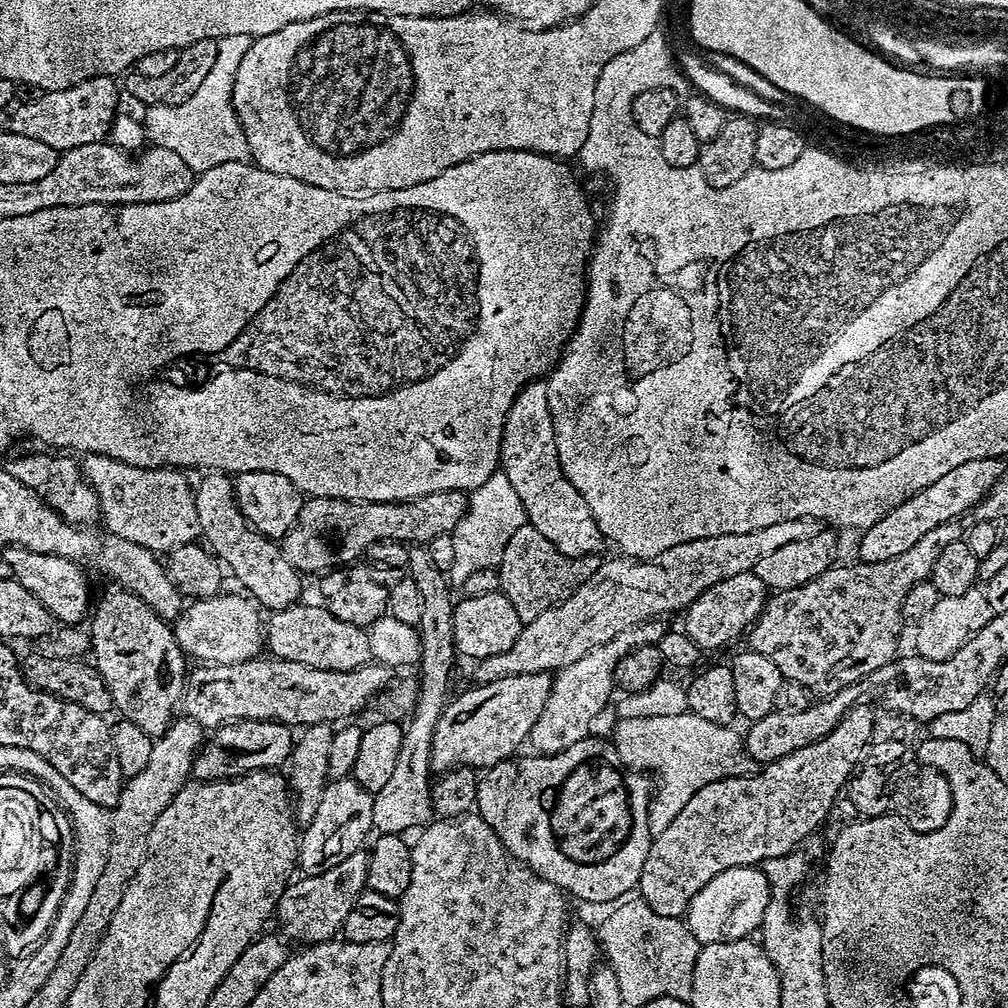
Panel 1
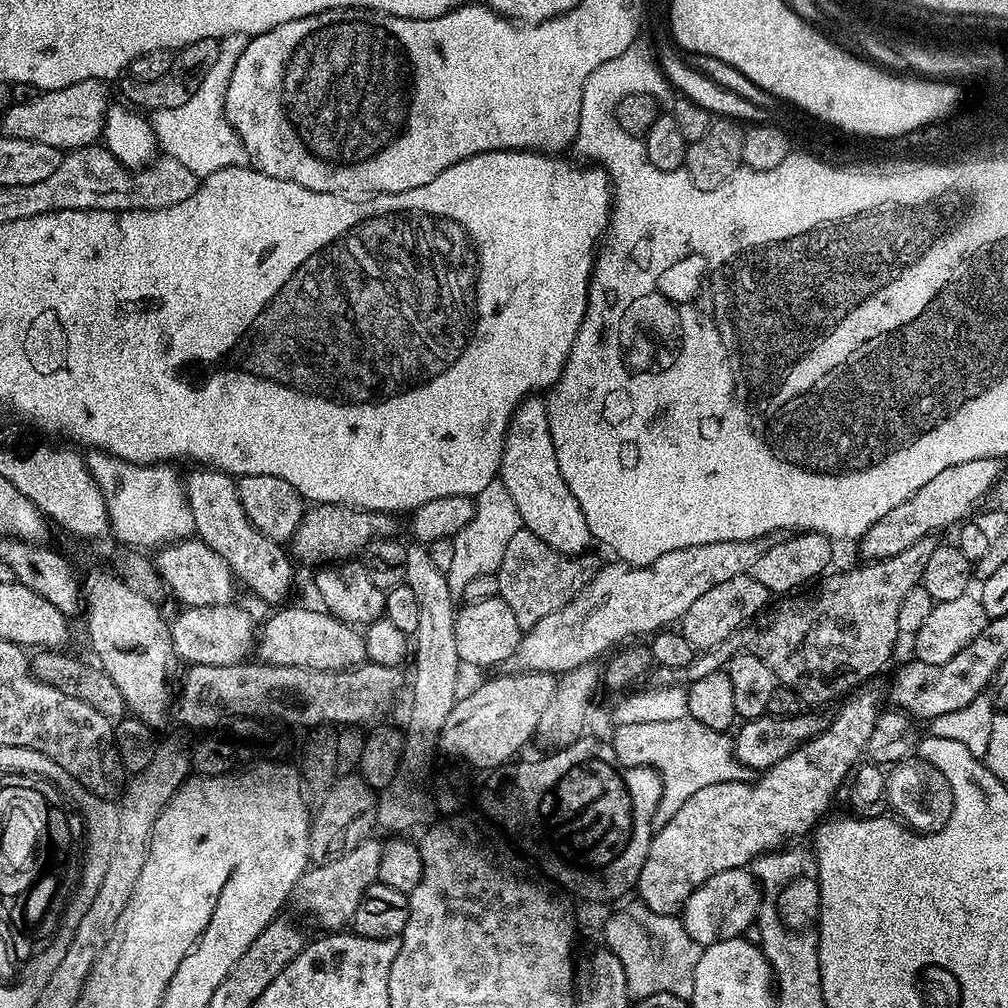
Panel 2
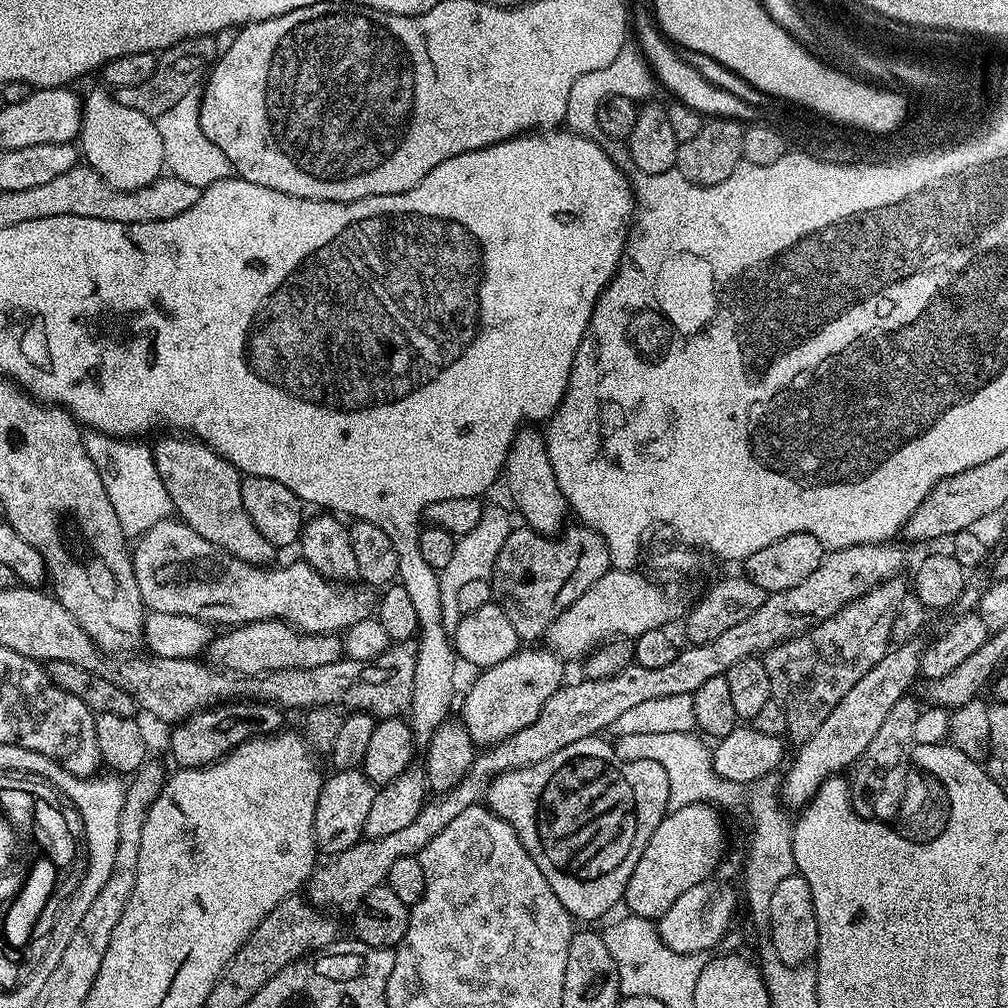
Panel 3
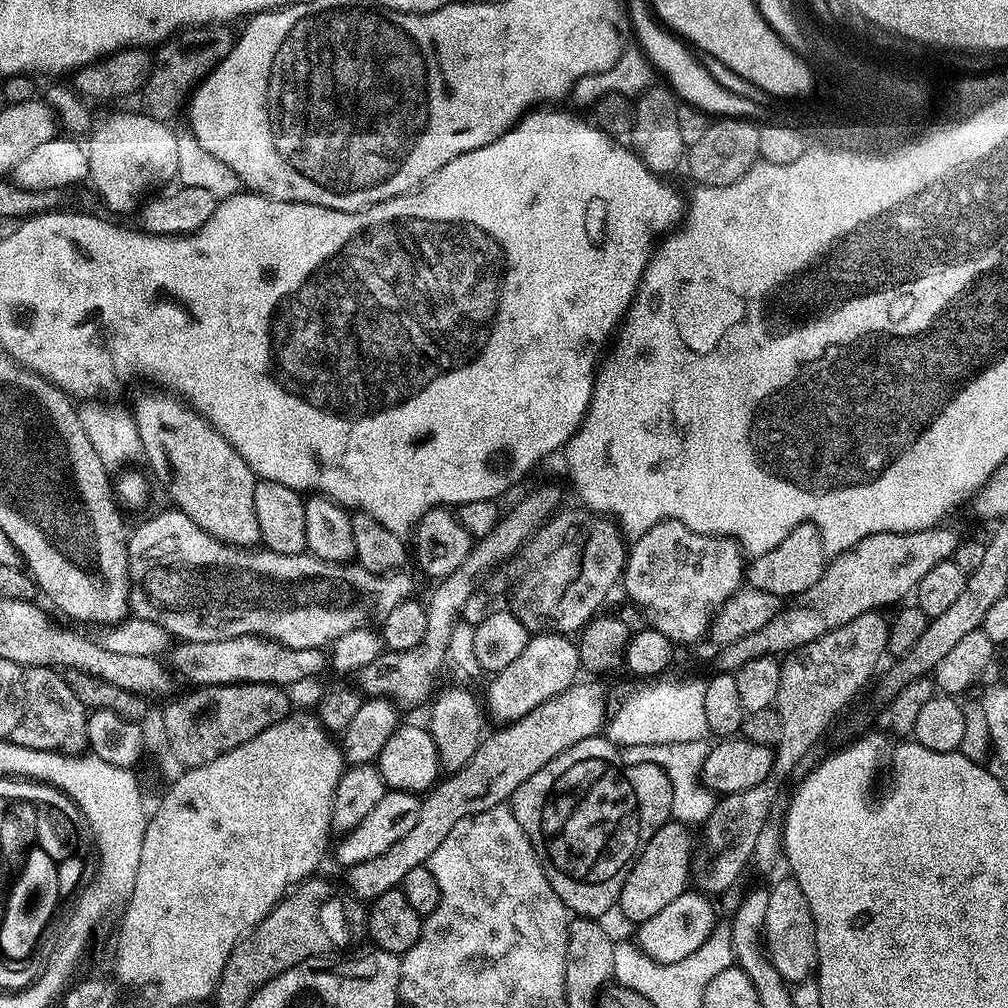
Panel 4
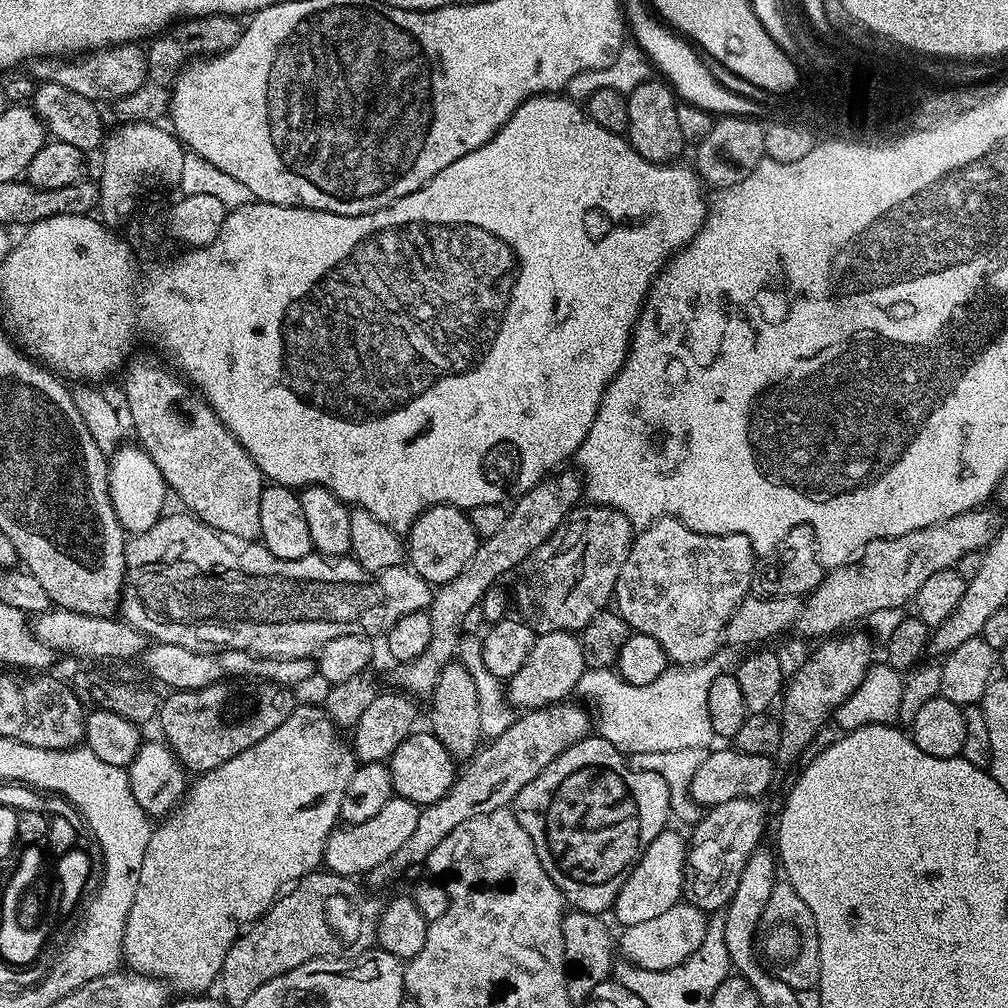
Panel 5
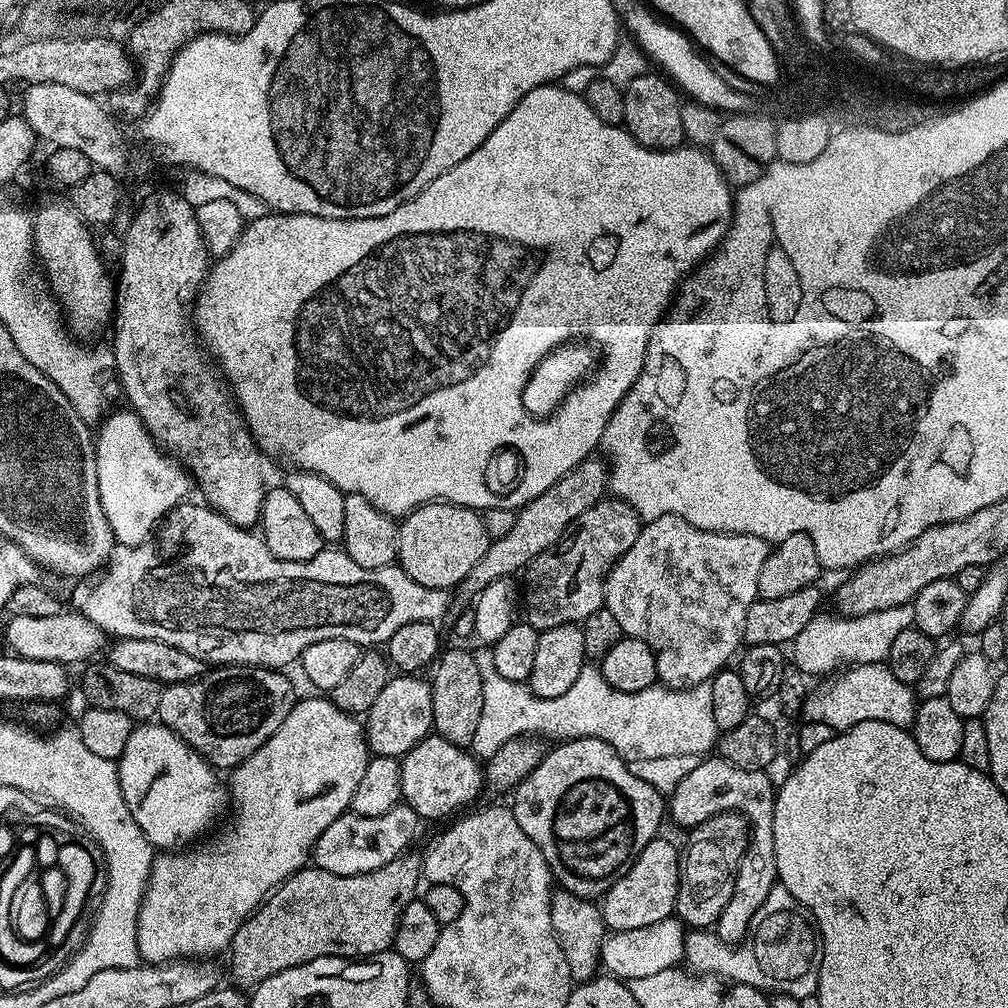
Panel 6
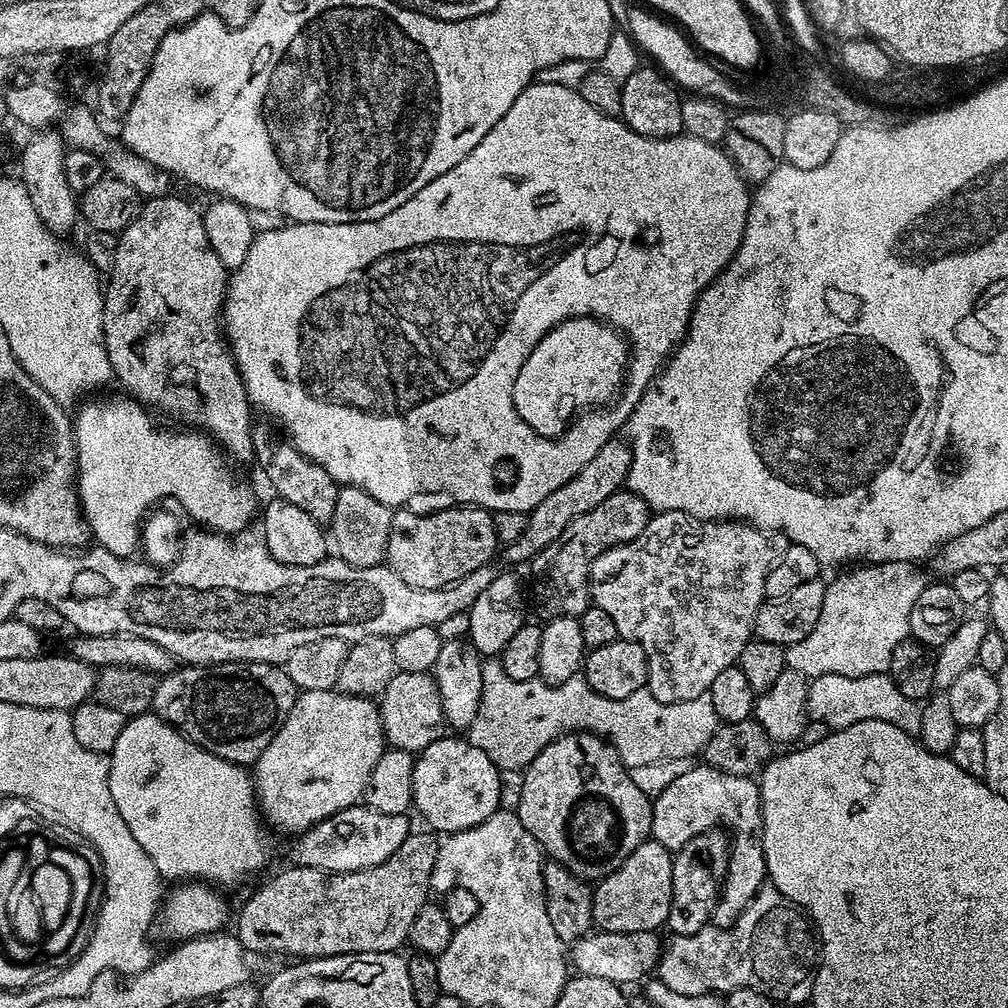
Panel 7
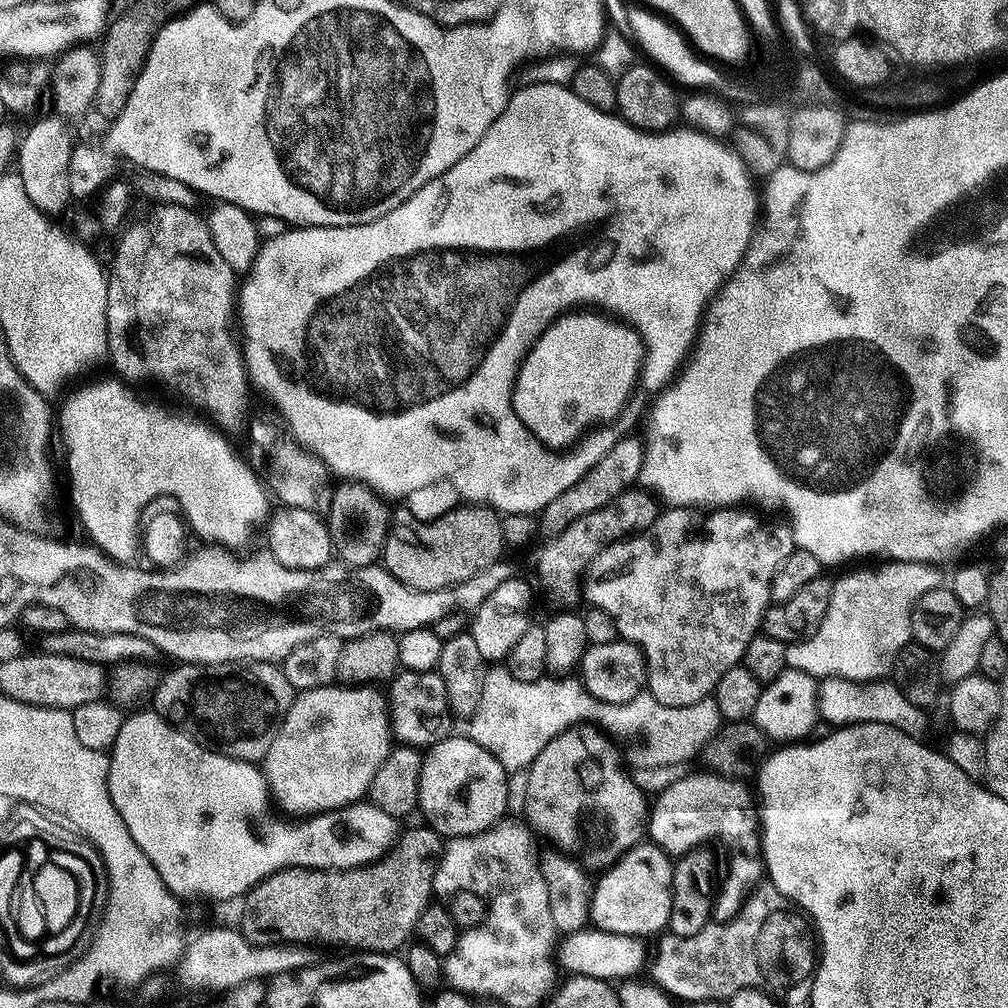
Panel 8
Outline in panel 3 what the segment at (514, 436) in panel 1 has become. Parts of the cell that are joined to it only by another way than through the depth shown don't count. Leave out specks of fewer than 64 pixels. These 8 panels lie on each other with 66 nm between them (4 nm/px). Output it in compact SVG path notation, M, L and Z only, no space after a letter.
M525 427L513 440L502 476L505 481L508 479L508 492L512 495L521 518L524 519L521 521L543 536L555 537L565 527L564 519L570 516L568 499L562 494L560 484L556 480L545 437L541 433L539 436L532 428L535 427Z

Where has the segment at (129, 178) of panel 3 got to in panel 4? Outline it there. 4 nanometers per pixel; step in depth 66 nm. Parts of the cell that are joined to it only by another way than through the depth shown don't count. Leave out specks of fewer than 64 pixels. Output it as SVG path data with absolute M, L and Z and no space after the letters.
M135 110L114 112L93 121L89 138L86 139L89 181L93 183L105 204L114 212L135 211L147 197L150 186L173 179L178 168L177 133L171 131L165 121L150 118Z

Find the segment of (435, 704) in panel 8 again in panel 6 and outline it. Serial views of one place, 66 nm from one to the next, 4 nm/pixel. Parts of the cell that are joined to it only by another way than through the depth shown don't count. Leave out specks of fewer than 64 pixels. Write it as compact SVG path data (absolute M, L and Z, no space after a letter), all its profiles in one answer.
M396 674L382 686L382 694L374 698L374 706L370 706L363 721L364 736L368 740L368 751L372 756L405 756L418 742L422 742L428 736L433 735L434 729L434 698L432 697L432 685L427 679L416 674Z

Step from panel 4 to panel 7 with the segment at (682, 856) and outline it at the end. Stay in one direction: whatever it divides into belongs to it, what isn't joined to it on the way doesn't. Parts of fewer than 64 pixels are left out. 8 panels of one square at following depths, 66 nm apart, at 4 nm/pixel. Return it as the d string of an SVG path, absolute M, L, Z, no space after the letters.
M651 838L642 842L620 866L595 885L592 894L592 918L597 929L605 932L653 931L667 921L672 908L672 867L674 856L666 846Z

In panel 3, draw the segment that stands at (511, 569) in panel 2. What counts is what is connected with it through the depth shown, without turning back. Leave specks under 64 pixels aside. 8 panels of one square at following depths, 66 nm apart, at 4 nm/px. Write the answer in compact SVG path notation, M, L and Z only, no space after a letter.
M516 526L502 542L490 583L500 609L510 618L510 626L514 626L521 641L536 640L539 636L541 639L558 614L582 598L584 591L610 570L612 555L606 542L593 528L579 527L565 527L558 538L553 538L527 526Z

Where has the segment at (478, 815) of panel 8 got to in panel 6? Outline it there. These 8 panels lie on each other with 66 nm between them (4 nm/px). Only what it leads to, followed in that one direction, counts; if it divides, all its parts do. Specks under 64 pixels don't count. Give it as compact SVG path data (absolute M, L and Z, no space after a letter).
M435 734L418 742L418 746L399 757L399 762L403 803L409 804L424 822L447 821L463 813L469 806L477 803L475 800L479 798L480 791L485 791L486 788L486 772L481 761L467 747L446 742L446 738Z

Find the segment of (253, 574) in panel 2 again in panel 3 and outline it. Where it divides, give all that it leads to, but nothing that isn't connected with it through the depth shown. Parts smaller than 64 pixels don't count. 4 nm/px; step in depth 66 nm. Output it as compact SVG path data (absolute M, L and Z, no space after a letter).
M164 434L150 448L152 461L158 466L162 486L170 494L175 515L195 532L202 534L206 542L228 552L246 564L268 566L273 563L274 546L258 534L254 522L242 506L240 494L241 472L226 462L213 448L184 434Z

